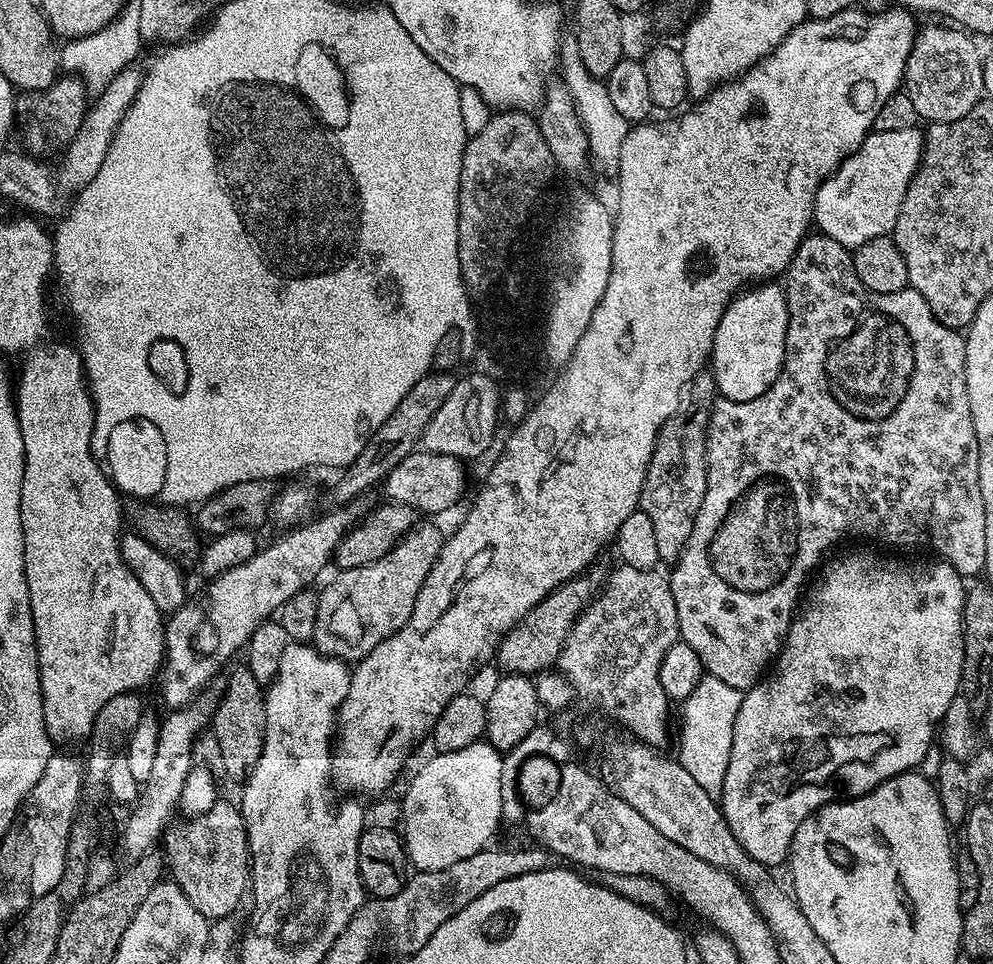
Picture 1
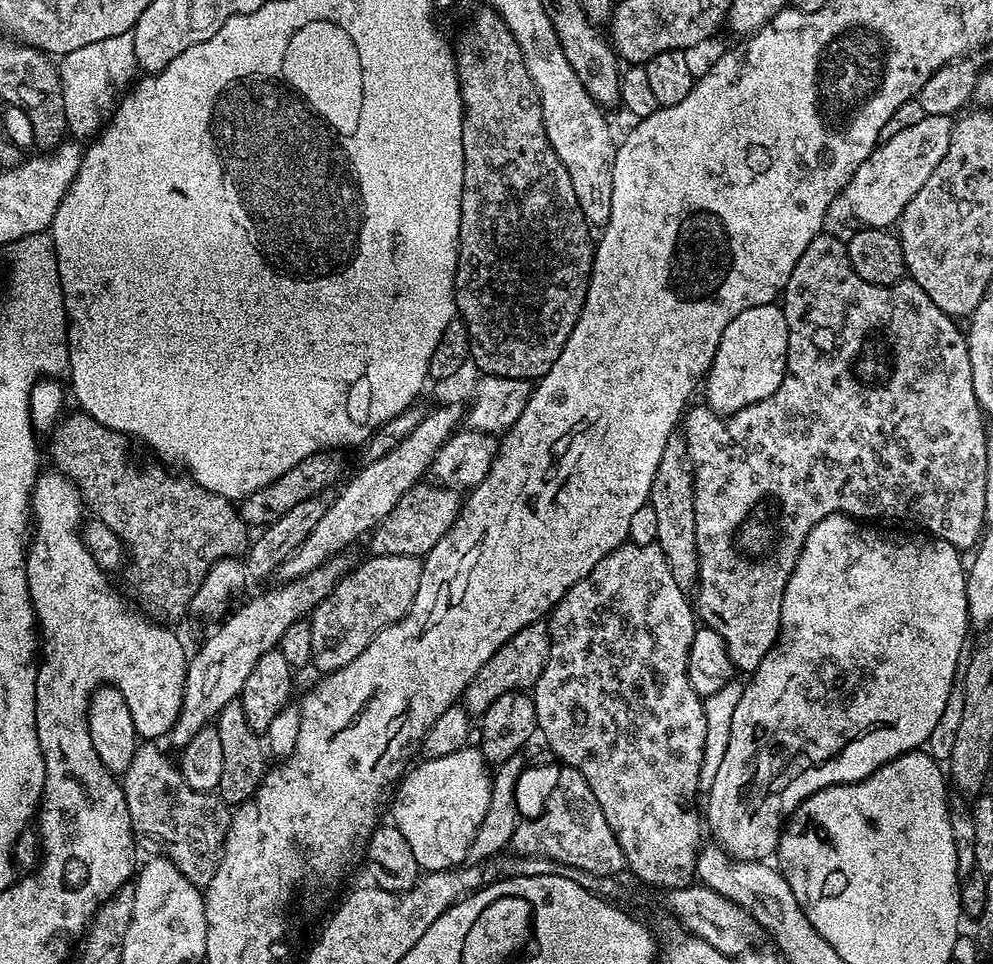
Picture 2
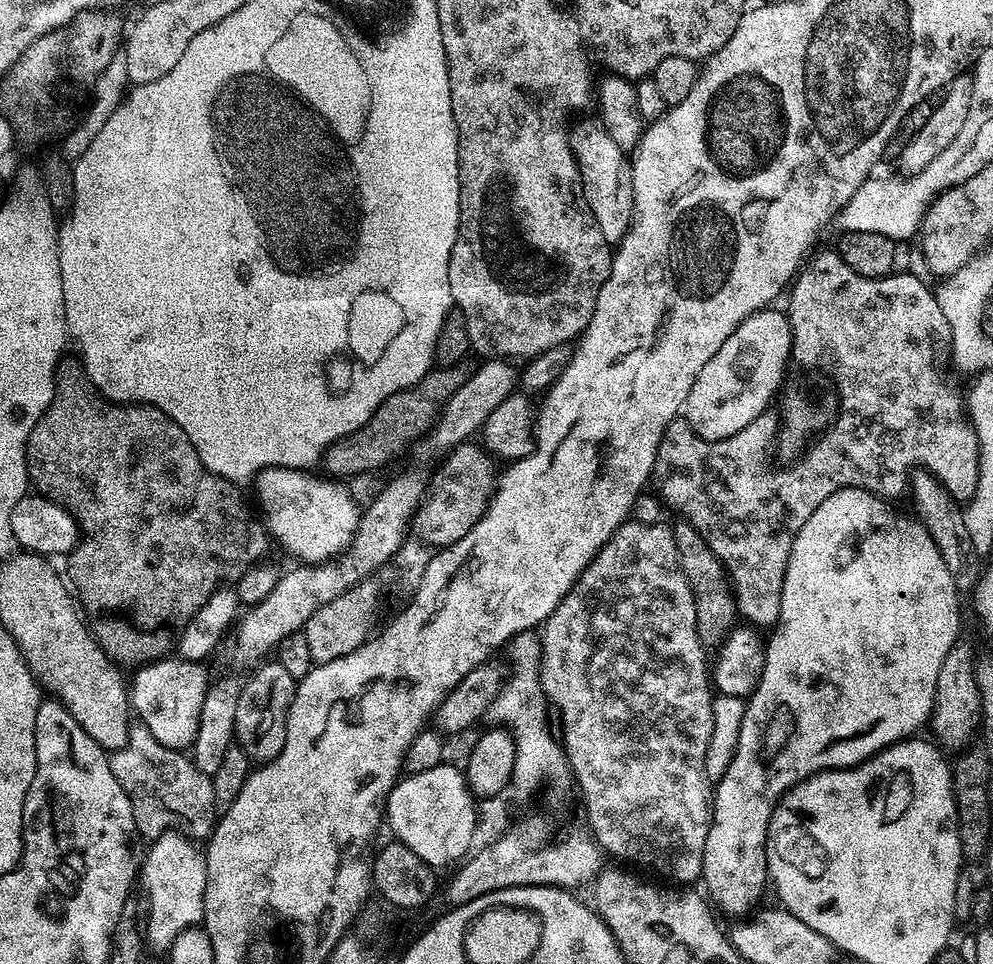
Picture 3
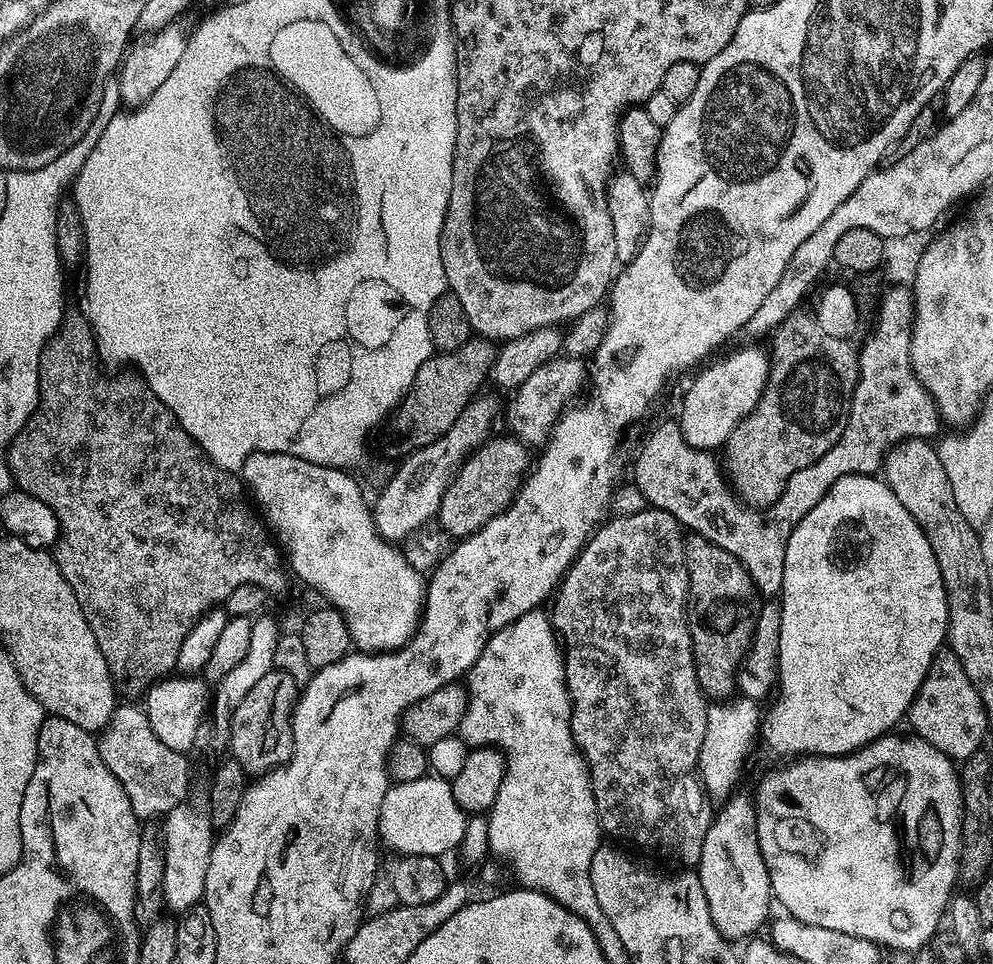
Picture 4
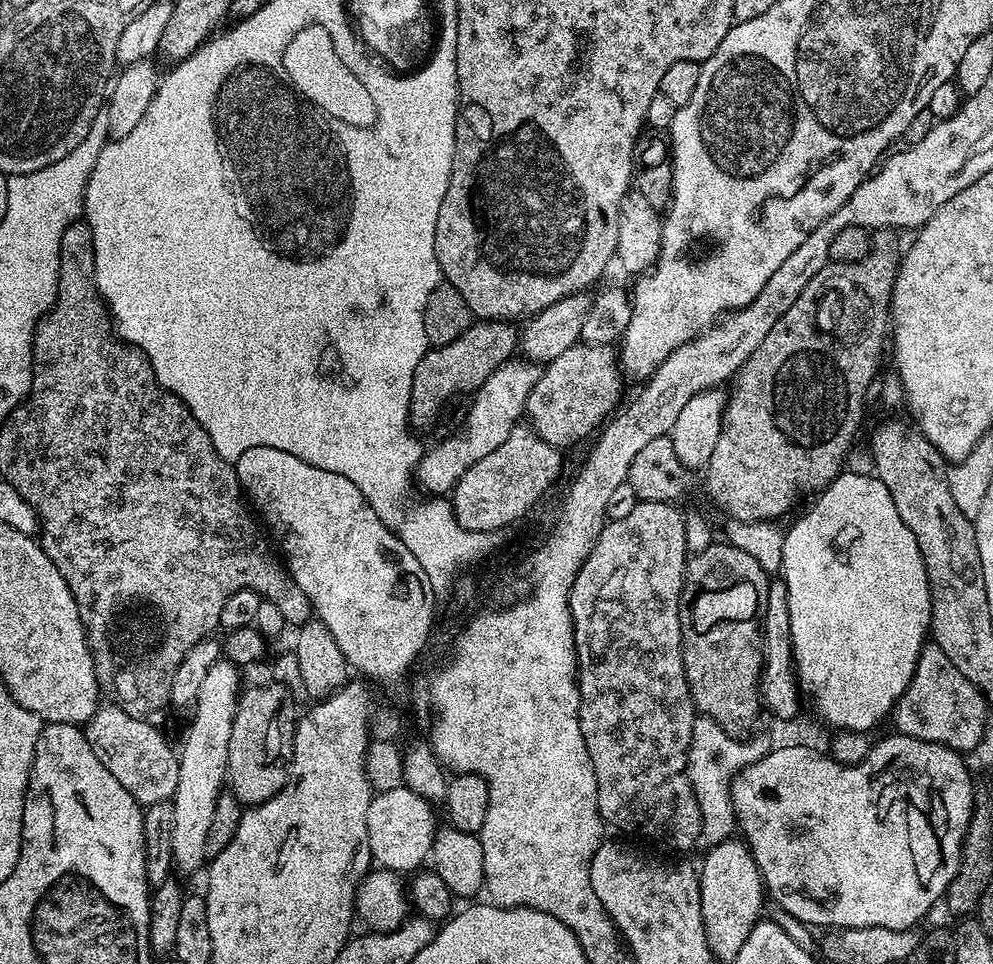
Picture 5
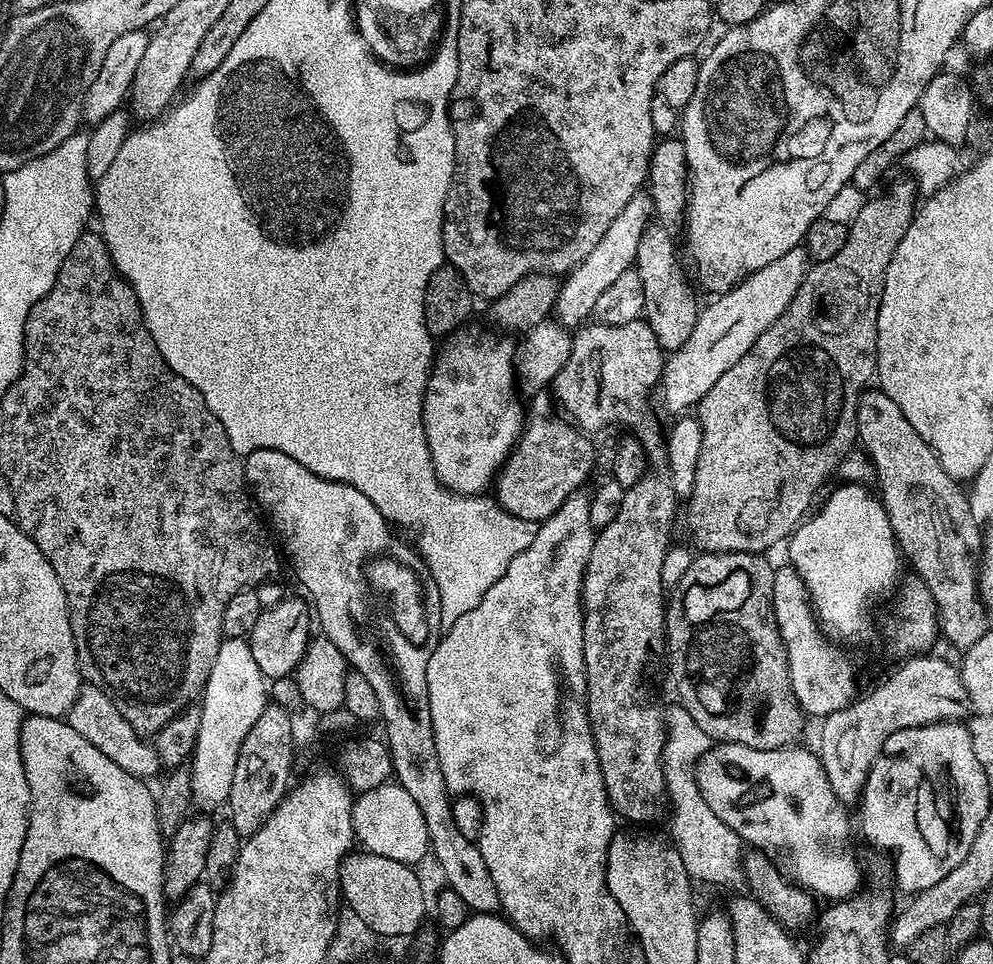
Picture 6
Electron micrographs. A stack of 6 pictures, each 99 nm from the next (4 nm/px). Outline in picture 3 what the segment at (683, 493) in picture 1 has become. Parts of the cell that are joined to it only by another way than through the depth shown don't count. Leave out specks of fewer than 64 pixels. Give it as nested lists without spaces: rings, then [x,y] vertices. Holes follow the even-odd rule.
[[[687,522],[675,525],[676,549],[680,555],[680,569],[686,574],[690,590],[694,594],[694,606],[696,607],[696,625],[700,641],[706,646],[717,645],[721,638],[729,633],[738,620],[732,589],[728,583],[728,575],[719,558],[710,550],[710,546],[694,530],[694,526]]]

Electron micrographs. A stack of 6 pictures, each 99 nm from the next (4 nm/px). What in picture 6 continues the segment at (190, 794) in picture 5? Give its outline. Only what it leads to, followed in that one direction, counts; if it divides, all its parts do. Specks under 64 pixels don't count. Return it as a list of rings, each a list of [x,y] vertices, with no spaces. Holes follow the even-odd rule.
[[[247,639],[221,640],[218,658],[214,658],[210,678],[202,693],[202,703],[199,705],[201,722],[190,759],[192,803],[197,809],[208,810],[204,808],[227,805],[230,782],[234,782],[234,766],[238,763],[238,750],[246,734],[250,734],[250,726],[258,722],[258,714],[262,714],[269,703],[269,685],[254,662]]]

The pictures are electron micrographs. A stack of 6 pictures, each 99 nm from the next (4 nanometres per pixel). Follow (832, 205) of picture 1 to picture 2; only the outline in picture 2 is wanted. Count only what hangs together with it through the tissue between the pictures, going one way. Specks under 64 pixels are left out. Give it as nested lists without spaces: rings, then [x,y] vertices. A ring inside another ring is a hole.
[[[925,115],[918,122],[914,122],[914,126],[906,126],[902,130],[891,133],[887,137],[888,141],[885,139],[883,143],[873,148],[868,159],[863,160],[856,167],[856,173],[849,180],[842,196],[843,199],[848,199],[848,204],[852,207],[853,214],[861,220],[859,222],[861,225],[869,228],[891,229],[899,221],[906,205],[920,193],[932,171],[939,168],[944,155],[953,147],[951,122],[948,116]]]

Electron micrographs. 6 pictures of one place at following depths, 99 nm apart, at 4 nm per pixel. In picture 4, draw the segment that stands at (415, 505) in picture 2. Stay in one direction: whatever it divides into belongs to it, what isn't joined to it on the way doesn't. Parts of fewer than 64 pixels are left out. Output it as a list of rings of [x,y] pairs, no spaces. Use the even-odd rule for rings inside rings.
[[[514,438],[508,440],[489,439],[481,444],[471,455],[465,457],[464,463],[457,470],[456,476],[449,482],[449,486],[441,498],[440,510],[438,513],[439,527],[449,537],[467,538],[480,531],[486,522],[490,522],[500,512],[505,512],[512,503],[513,496],[520,490],[522,477],[529,471],[530,455],[529,449]]]

